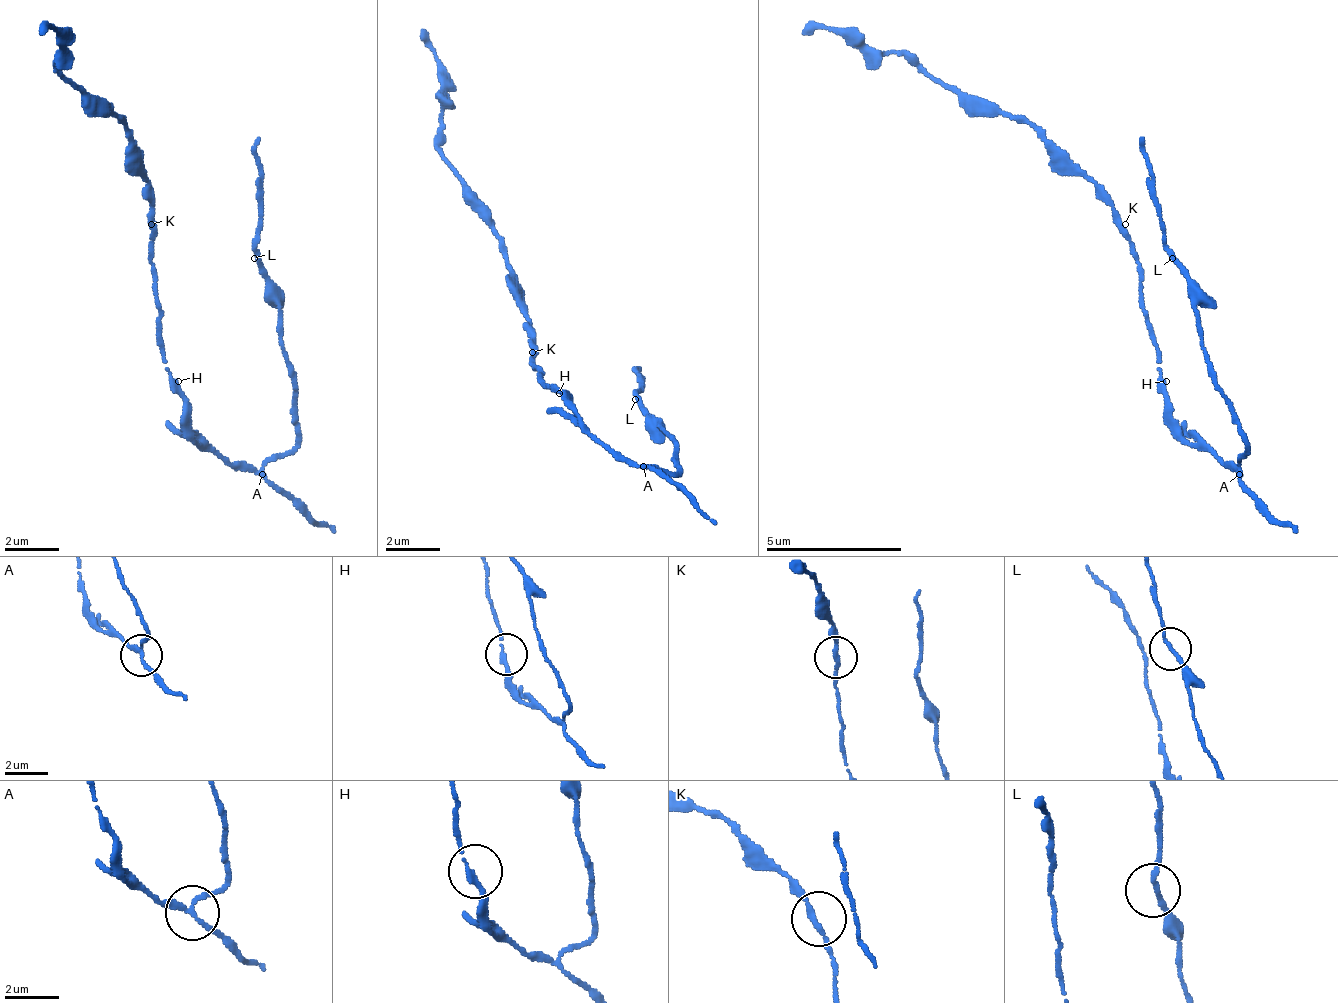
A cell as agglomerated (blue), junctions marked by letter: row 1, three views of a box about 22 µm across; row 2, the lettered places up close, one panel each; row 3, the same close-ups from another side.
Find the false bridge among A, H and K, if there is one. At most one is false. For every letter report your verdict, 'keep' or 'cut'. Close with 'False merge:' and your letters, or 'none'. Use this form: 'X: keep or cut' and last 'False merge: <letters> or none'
A: cut
H: keep
K: keep
False merge: A

